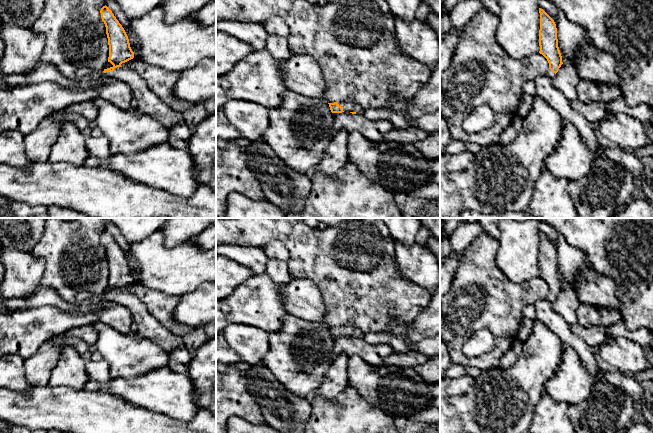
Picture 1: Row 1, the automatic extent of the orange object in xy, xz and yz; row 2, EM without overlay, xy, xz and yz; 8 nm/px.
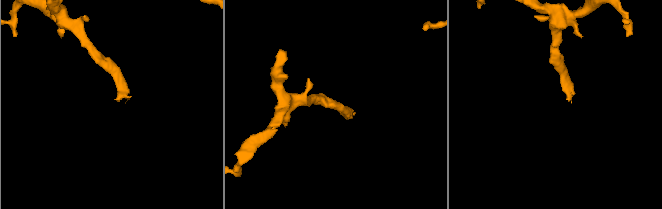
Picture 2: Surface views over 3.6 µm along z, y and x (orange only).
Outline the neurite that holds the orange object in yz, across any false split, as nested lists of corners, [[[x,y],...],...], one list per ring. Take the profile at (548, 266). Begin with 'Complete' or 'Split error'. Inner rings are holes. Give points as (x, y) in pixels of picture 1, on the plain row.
Split error. [[[539,232],[539,237],[539,277],[547,283],[549,293],[546,299],[553,304],[563,288],[562,280],[558,271],[557,252],[554,244],[543,233]]]

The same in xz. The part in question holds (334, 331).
Split error. [[[347,325],[347,326],[334,326],[328,327],[332,337],[352,337],[352,338],[363,338],[364,332],[358,327]]]

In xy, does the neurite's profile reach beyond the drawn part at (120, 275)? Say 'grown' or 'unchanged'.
grown

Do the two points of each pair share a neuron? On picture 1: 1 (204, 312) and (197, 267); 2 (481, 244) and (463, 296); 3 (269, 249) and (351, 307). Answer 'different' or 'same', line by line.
1: different
2: same
3: different

